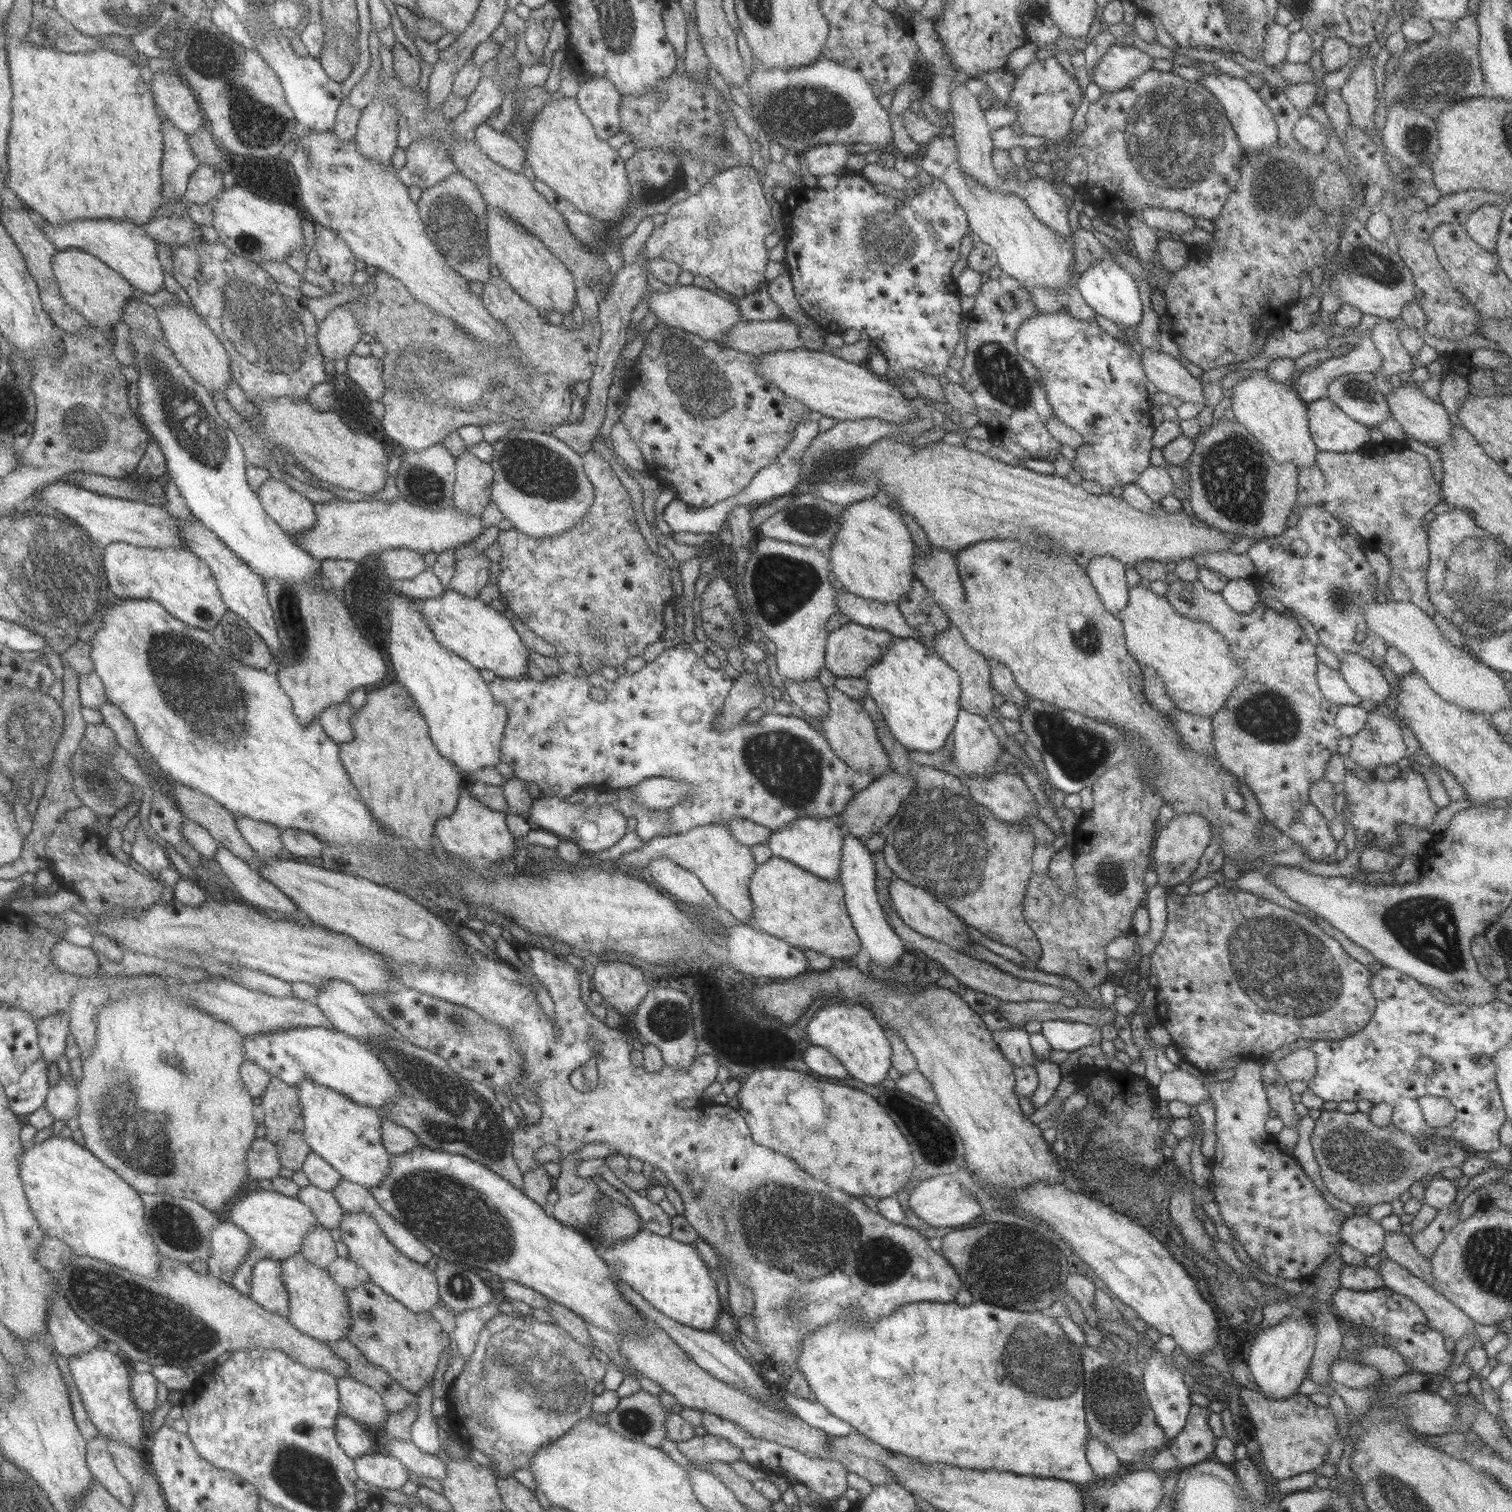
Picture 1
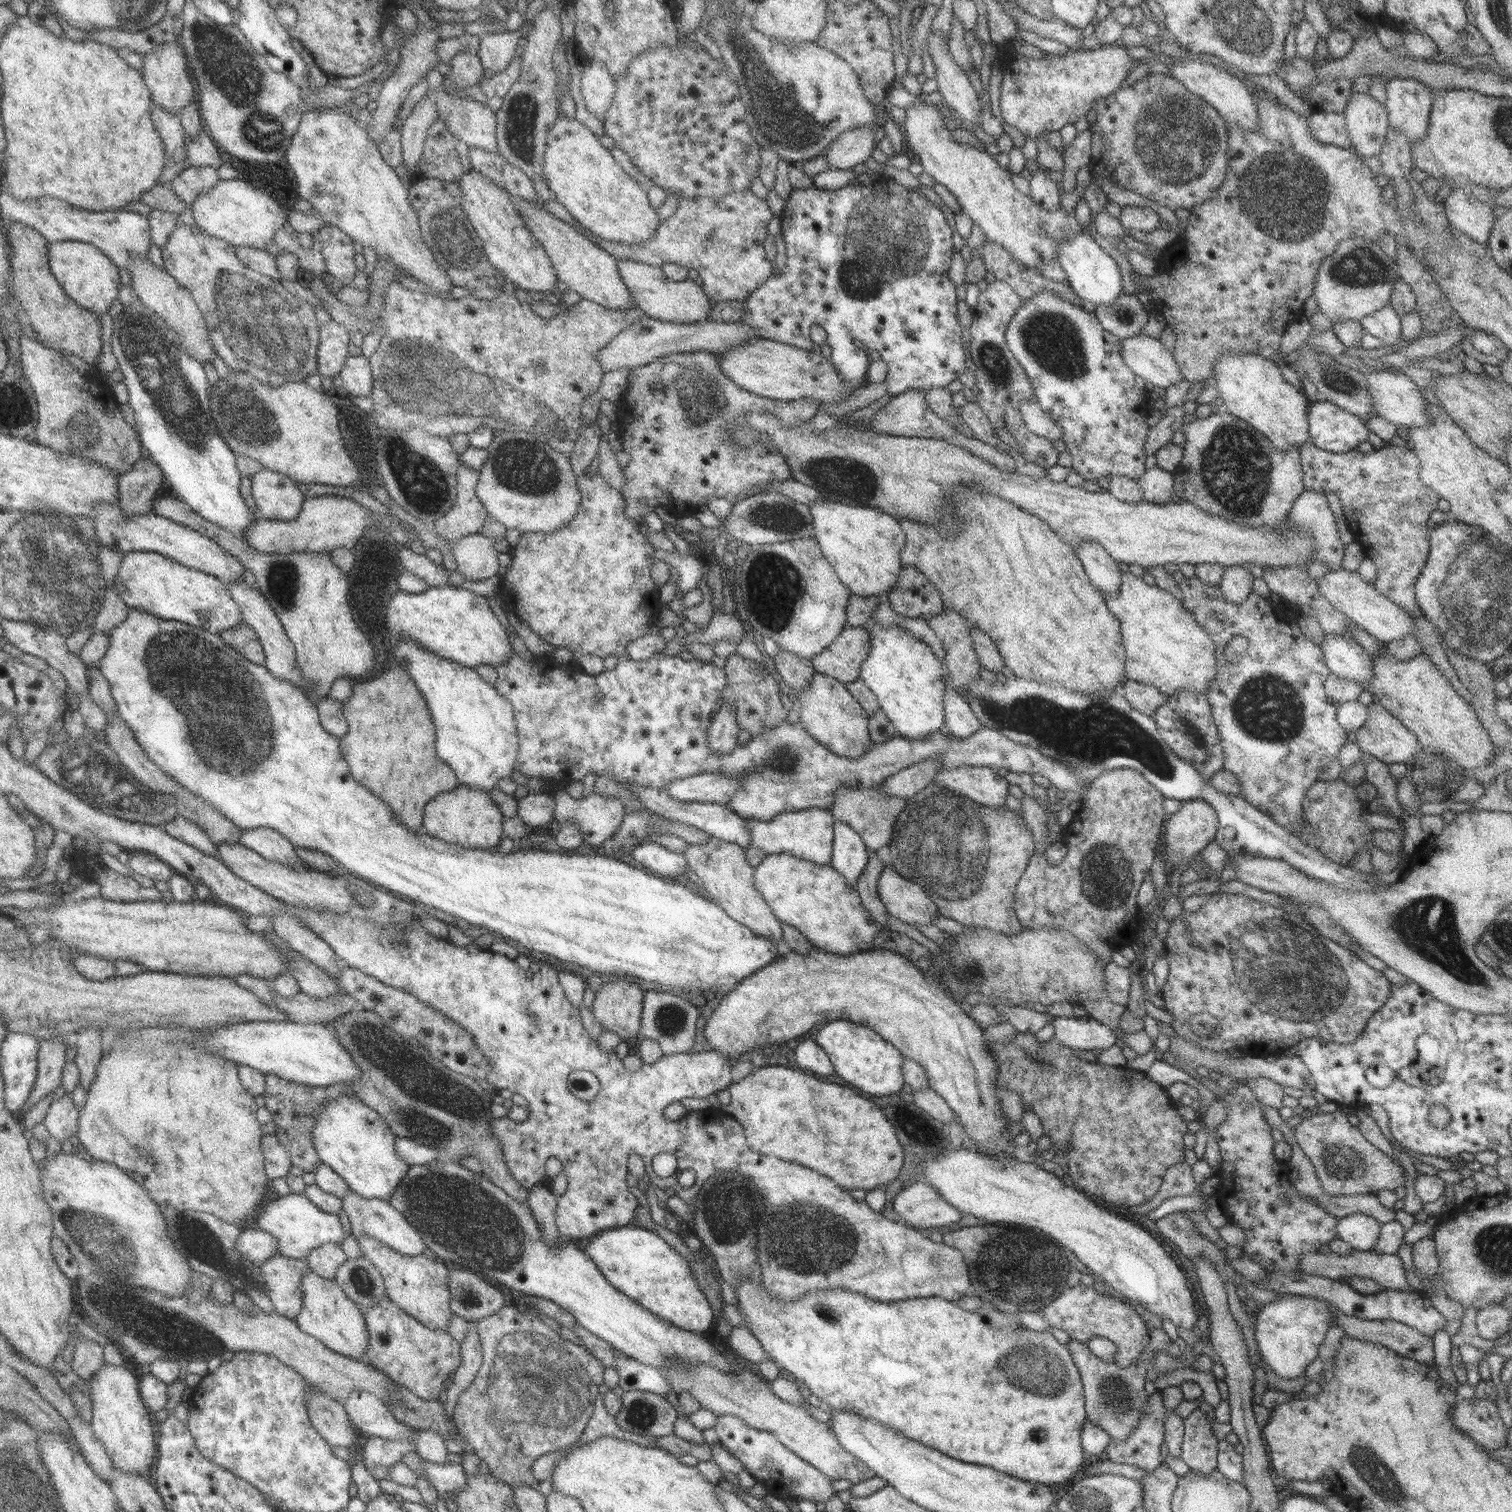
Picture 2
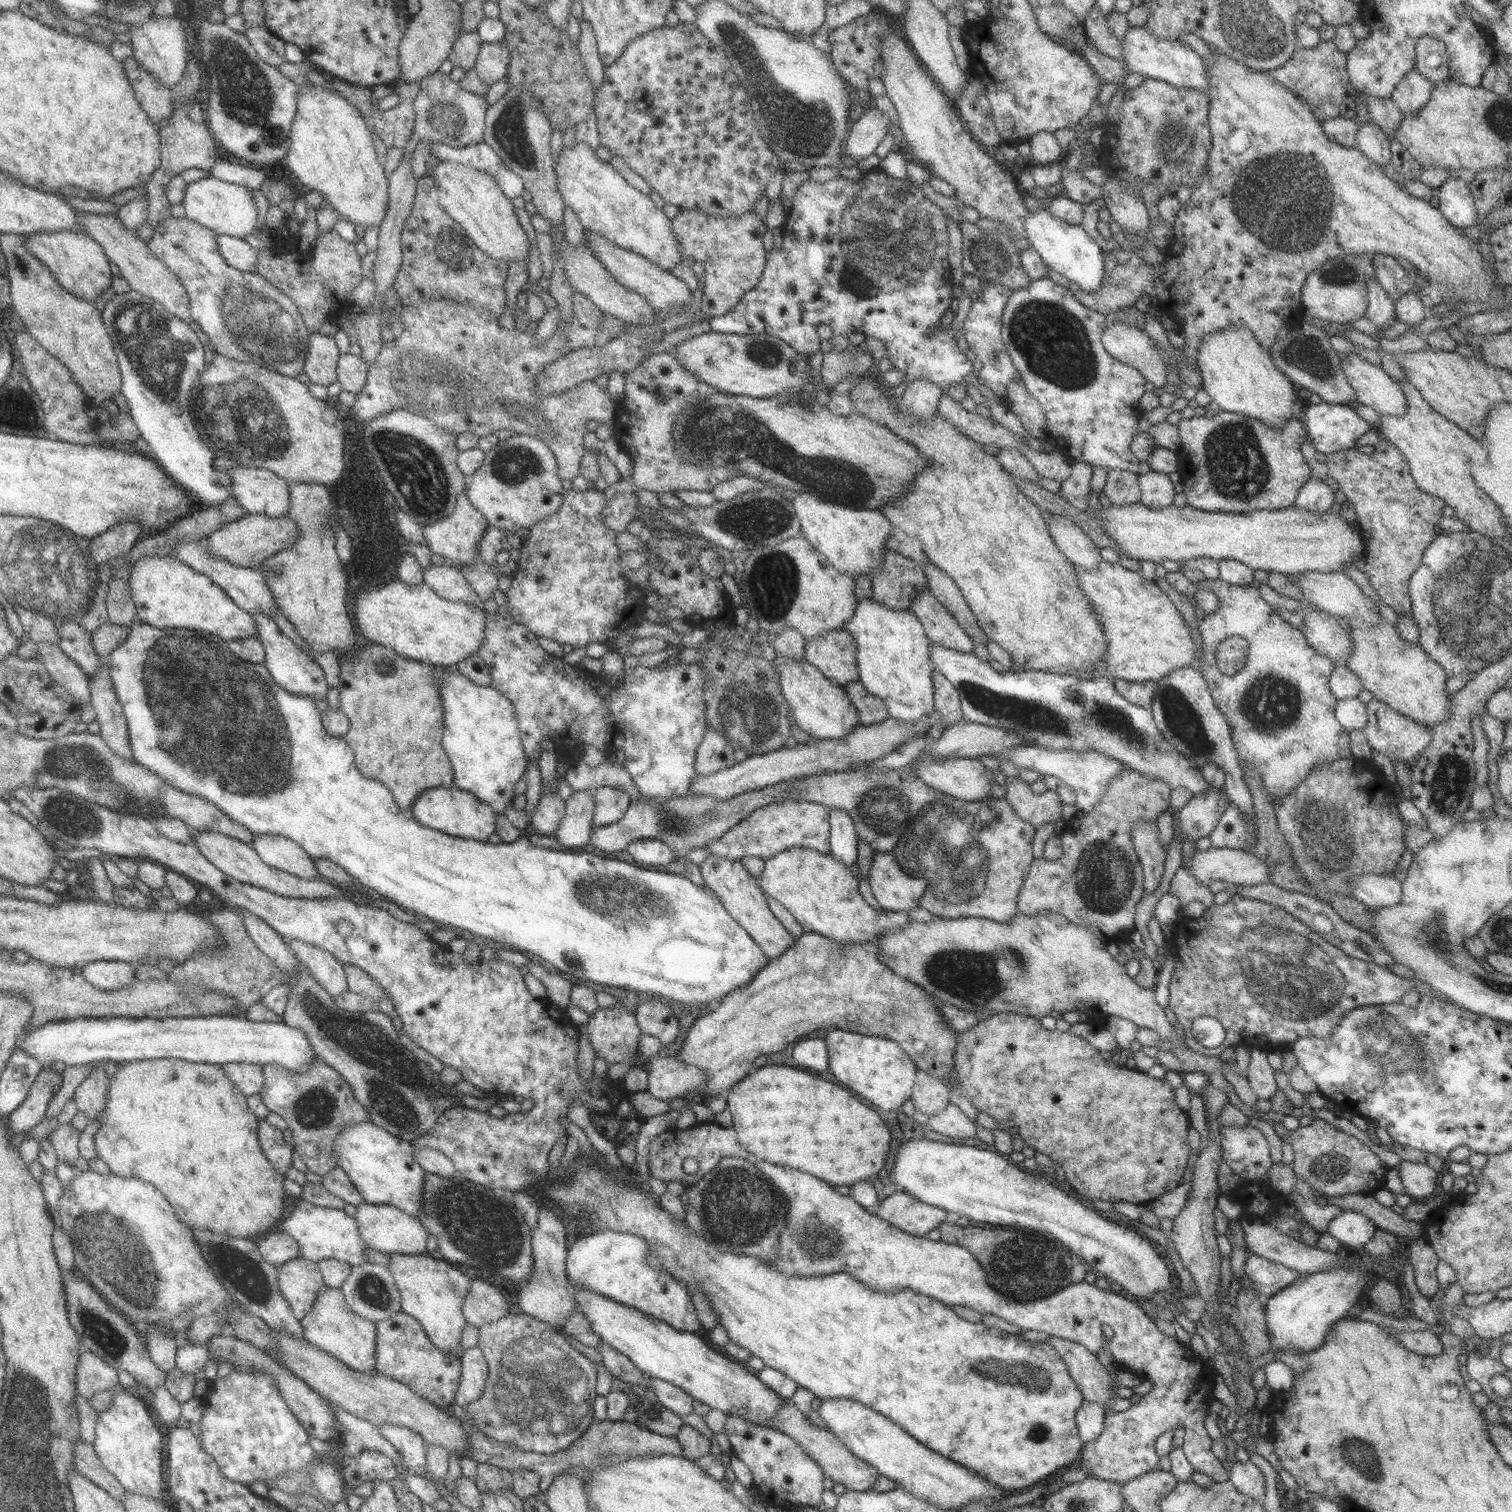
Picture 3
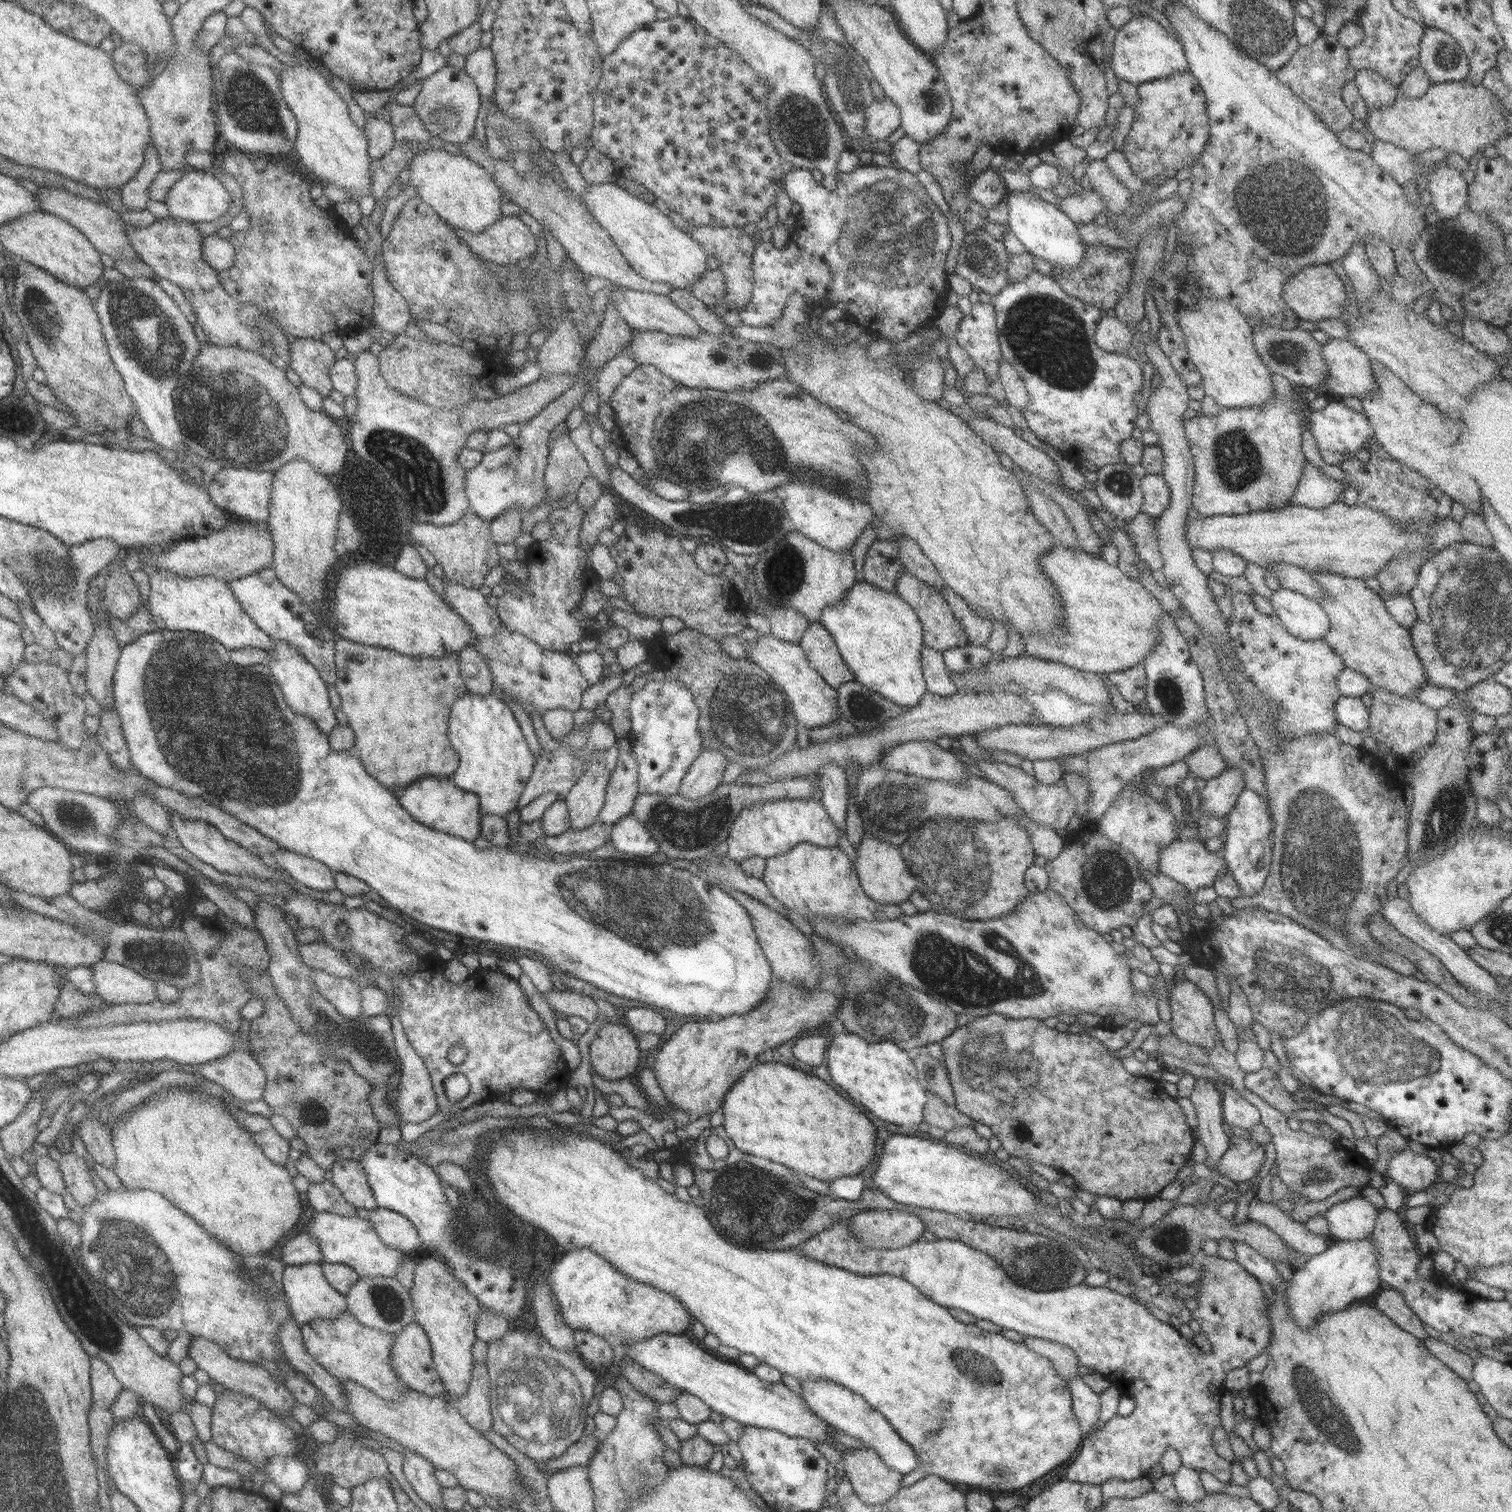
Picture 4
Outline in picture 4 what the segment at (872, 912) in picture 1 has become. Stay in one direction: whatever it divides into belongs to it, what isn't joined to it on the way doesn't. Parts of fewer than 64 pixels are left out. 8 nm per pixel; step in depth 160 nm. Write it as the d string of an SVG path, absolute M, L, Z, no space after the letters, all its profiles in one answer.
M826 764L817 770L820 787L822 787L821 803L834 821L837 829L845 830L845 816L848 810L848 794L846 794L847 774L838 764Z

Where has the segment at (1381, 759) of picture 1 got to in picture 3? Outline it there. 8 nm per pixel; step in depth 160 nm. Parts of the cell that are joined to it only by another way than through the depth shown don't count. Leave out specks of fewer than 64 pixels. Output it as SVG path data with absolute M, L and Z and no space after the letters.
M1376 697L1366 703L1366 706L1368 719L1367 726L1363 729L1363 732L1368 739L1368 744L1373 750L1382 752L1391 761L1410 765L1430 745L1433 734L1430 728L1410 720L1408 716L1404 716L1404 714L1394 710Z

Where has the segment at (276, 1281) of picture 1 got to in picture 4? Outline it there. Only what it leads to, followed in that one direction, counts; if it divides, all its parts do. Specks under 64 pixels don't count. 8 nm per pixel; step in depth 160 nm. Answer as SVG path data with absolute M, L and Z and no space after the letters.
M307 1263L298 1266L286 1266L282 1274L282 1285L285 1292L291 1316L298 1325L318 1320L319 1318L338 1318L345 1310L348 1310L346 1295L338 1292L326 1281L321 1264Z

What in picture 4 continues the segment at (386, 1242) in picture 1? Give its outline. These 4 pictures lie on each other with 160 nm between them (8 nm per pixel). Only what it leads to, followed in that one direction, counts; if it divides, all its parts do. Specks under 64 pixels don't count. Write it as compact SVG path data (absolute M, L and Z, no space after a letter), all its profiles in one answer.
M428 1256L420 1260L414 1270L414 1285L410 1290L416 1307L416 1323L426 1332L433 1352L433 1361L439 1378L452 1403L456 1403L468 1392L475 1360L472 1345L476 1343L476 1325L481 1315L481 1304L452 1275L446 1262Z

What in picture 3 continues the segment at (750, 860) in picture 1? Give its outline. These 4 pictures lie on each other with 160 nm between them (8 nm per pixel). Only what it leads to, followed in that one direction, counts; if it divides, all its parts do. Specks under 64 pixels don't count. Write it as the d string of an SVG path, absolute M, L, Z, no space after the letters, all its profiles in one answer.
M710 854L710 857L699 867L705 886L711 888L718 895L726 910L734 920L742 925L742 928L748 931L769 961L782 956L797 941L797 938L789 930L786 930L775 917L766 902L763 890L758 885L758 880L744 868L742 862Z

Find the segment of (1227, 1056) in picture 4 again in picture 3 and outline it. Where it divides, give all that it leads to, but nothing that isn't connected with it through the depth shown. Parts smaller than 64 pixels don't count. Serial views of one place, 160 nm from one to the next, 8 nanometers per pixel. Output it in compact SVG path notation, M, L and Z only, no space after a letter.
M1316 1117L1313 1124L1298 1127L1296 1130L1286 1129L1282 1122L1274 1122L1272 1126L1281 1140L1288 1142L1294 1150L1291 1165L1295 1176L1307 1182L1320 1195L1373 1194L1378 1188L1385 1186L1384 1178L1390 1167L1380 1161L1370 1147L1342 1129L1332 1127Z

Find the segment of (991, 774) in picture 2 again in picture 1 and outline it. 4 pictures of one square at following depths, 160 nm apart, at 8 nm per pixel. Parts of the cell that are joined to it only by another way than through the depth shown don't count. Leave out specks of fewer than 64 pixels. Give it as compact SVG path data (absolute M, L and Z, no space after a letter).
M1000 772L986 778L963 779L963 782L972 799L989 808L998 819L1015 823L1027 814L1038 816L1040 805L1017 774Z

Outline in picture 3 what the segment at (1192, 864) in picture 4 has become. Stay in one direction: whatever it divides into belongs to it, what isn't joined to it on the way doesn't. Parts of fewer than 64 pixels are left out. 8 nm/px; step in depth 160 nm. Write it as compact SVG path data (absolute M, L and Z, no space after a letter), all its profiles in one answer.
M1235 848L1207 849L1194 852L1190 864L1183 866L1202 884L1224 880L1232 885L1250 886L1267 882L1270 876L1268 865L1251 852Z

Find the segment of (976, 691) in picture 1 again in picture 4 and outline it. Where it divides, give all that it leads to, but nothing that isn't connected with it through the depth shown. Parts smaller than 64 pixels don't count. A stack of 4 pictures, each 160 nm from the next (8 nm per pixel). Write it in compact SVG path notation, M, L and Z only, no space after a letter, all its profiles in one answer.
M900 571L895 582L895 592L916 611L923 626L923 643L928 648L944 652L952 647L963 647L968 644L968 637L960 620L954 617L950 606L933 586L927 585L909 571Z

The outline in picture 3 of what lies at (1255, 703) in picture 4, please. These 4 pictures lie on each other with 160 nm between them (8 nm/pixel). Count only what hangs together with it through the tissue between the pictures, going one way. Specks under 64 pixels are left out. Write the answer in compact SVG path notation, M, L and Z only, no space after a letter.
M1353 755L1324 766L1314 766L1306 780L1302 780L1290 792L1290 796L1278 800L1275 815L1279 829L1290 845L1290 857L1294 859L1294 867L1322 895L1352 897L1347 882L1355 876L1393 876L1396 865L1402 859L1405 841L1405 826L1401 818L1393 816L1390 811L1390 807L1396 806L1390 800L1393 793L1393 785L1386 783L1383 773L1377 770L1372 761Z

